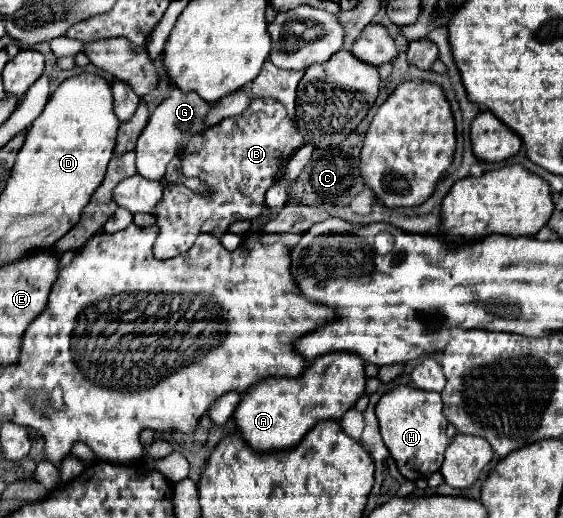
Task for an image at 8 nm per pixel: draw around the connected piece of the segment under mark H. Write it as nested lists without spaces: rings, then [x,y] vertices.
[[[397,385],[381,395],[375,413],[381,427],[381,437],[403,477],[415,481],[417,477],[429,477],[439,471],[443,453],[449,445],[449,437],[445,435],[447,417],[443,415],[443,401],[439,393],[415,389],[411,385]]]

